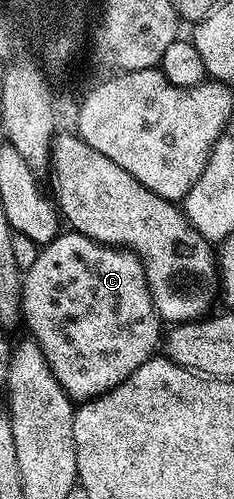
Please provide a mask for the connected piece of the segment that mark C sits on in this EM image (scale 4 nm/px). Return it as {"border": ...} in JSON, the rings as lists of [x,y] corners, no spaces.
{"border":[[[72,230],[62,231],[38,252],[41,253],[30,264],[27,264],[23,272],[21,282],[21,318],[24,327],[29,327],[28,335],[37,344],[39,350],[43,352],[43,358],[47,360],[47,366],[51,366],[59,386],[63,386],[63,390],[70,400],[84,402],[92,400],[94,396],[101,396],[104,392],[109,392],[115,386],[119,386],[119,382],[127,380],[131,374],[135,374],[135,370],[139,370],[139,366],[143,366],[143,362],[154,359],[155,353],[158,351],[163,339],[163,321],[158,316],[153,305],[153,299],[145,281],[145,271],[141,266],[141,260],[133,252],[123,248],[115,248],[108,244],[100,244],[98,240],[92,240]]]}

